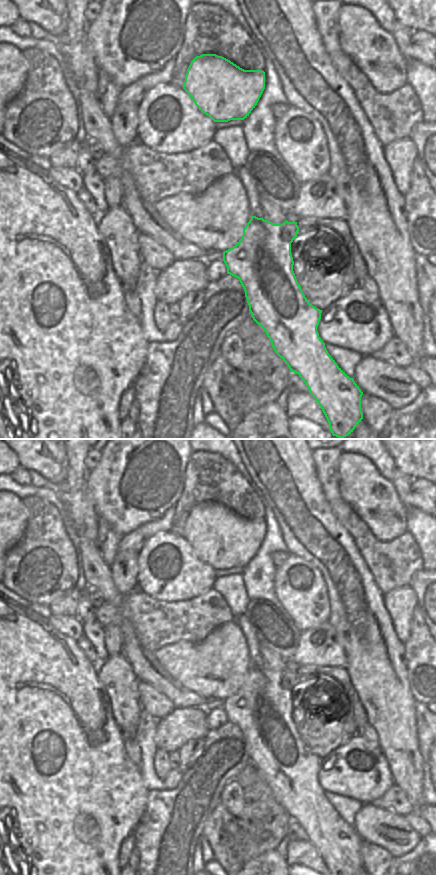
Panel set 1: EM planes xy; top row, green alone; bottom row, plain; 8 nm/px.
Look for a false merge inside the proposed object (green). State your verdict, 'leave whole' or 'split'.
leave whole

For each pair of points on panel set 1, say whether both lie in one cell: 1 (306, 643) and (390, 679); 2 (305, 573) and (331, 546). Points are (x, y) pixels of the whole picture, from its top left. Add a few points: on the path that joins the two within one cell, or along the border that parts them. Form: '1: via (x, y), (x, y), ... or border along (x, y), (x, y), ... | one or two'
1: border along (337, 638), (346, 655), (345, 666) | two
2: border along (292, 553), (309, 560), (320, 573), (325, 584) | two

